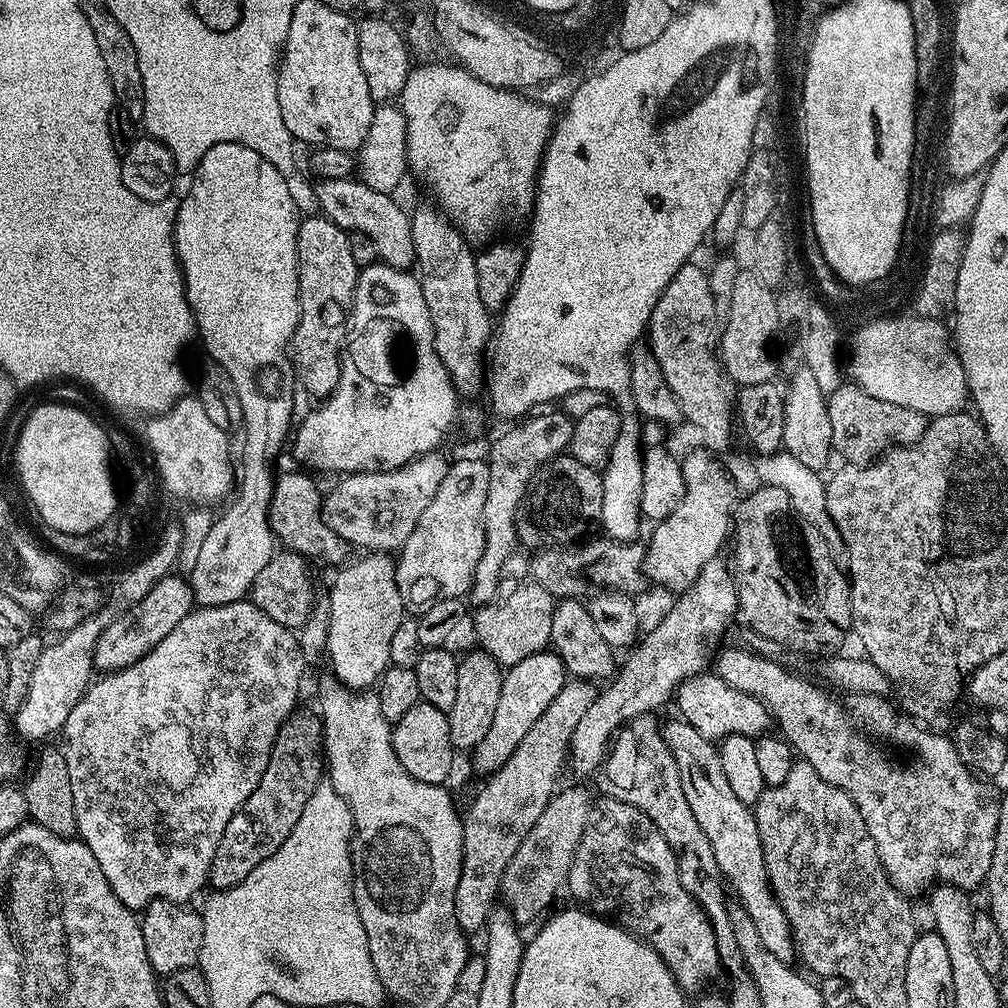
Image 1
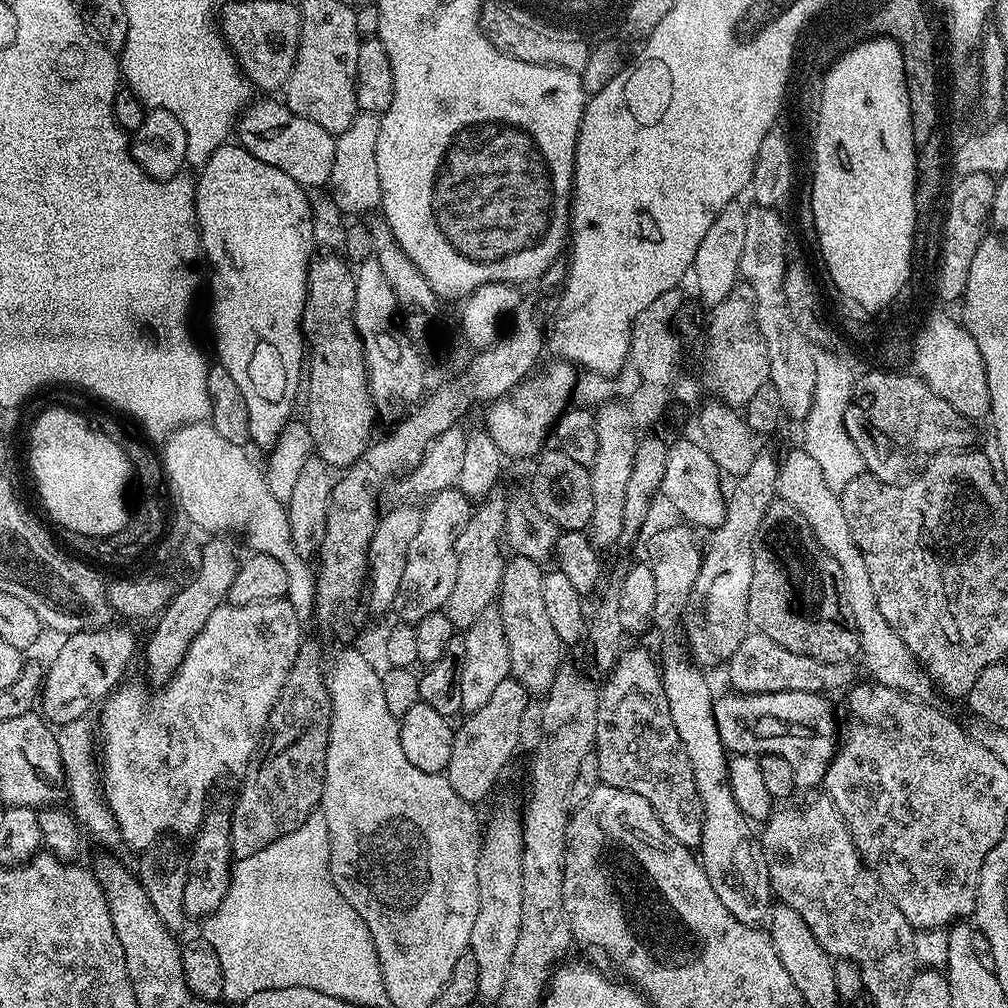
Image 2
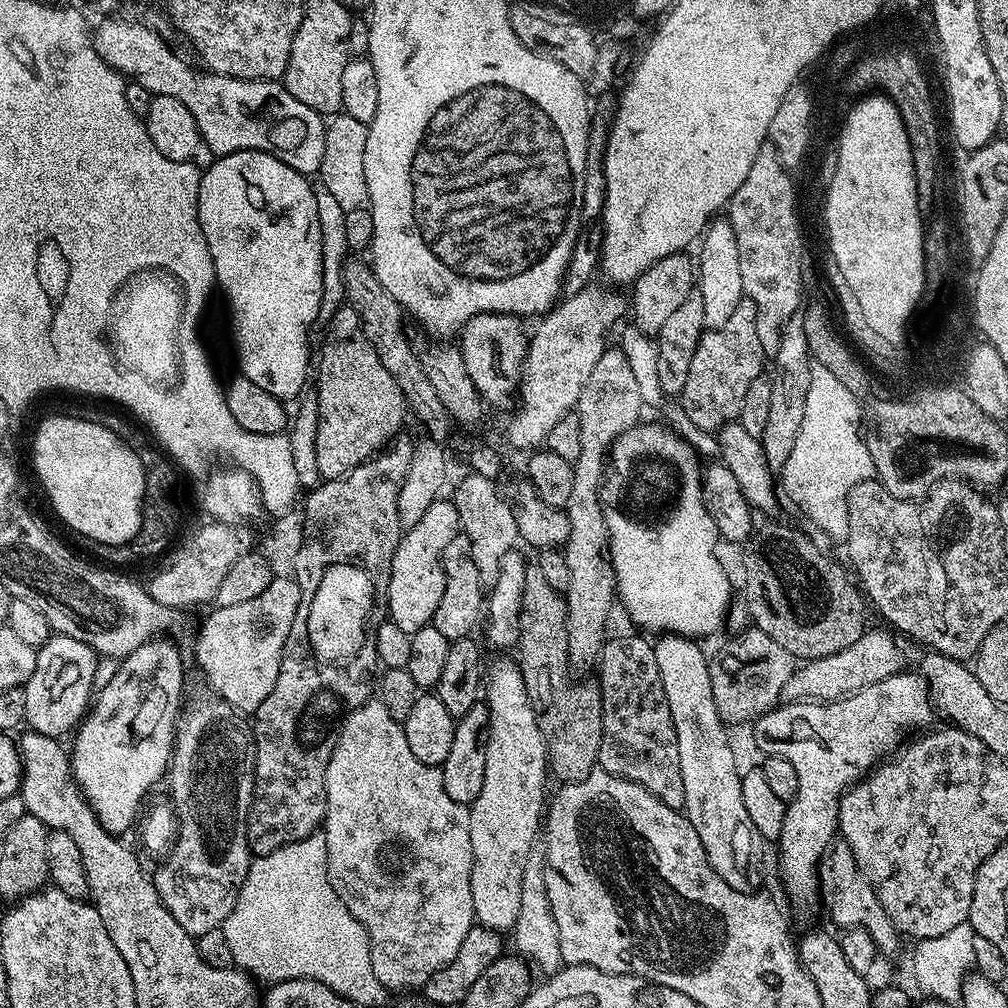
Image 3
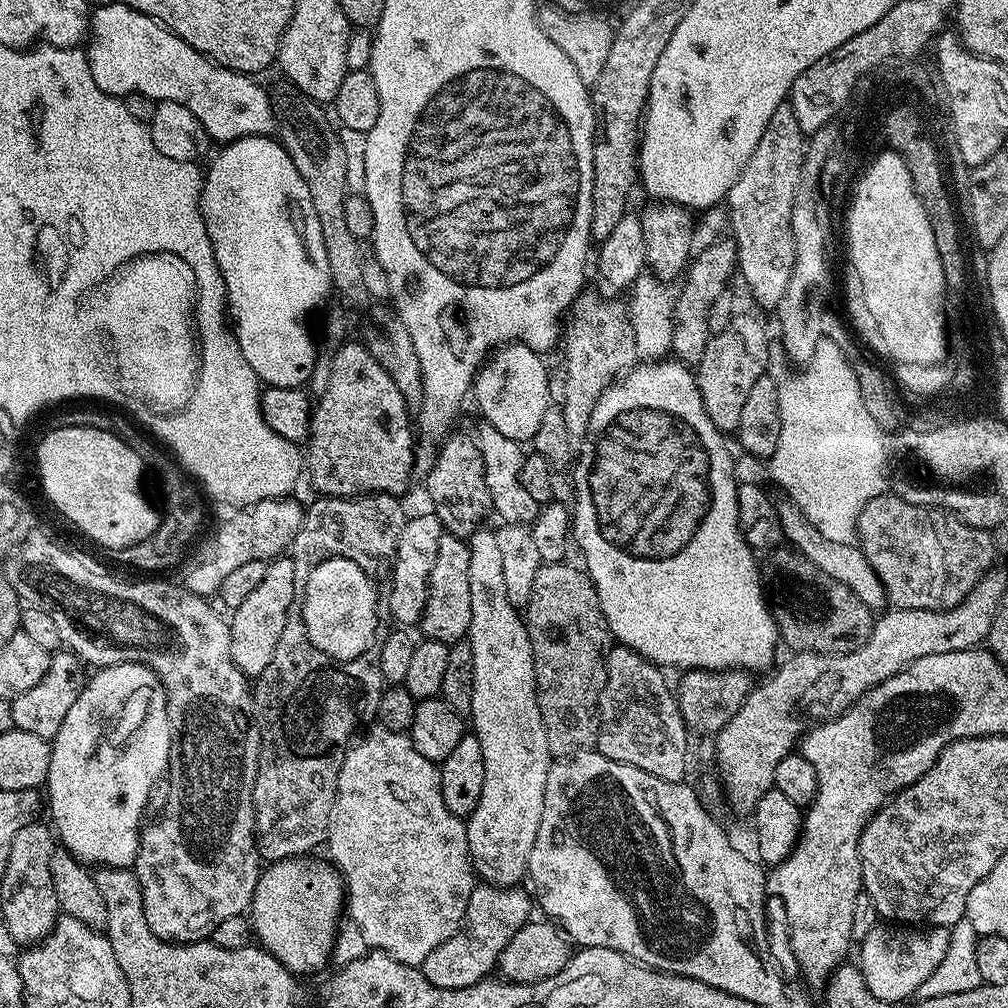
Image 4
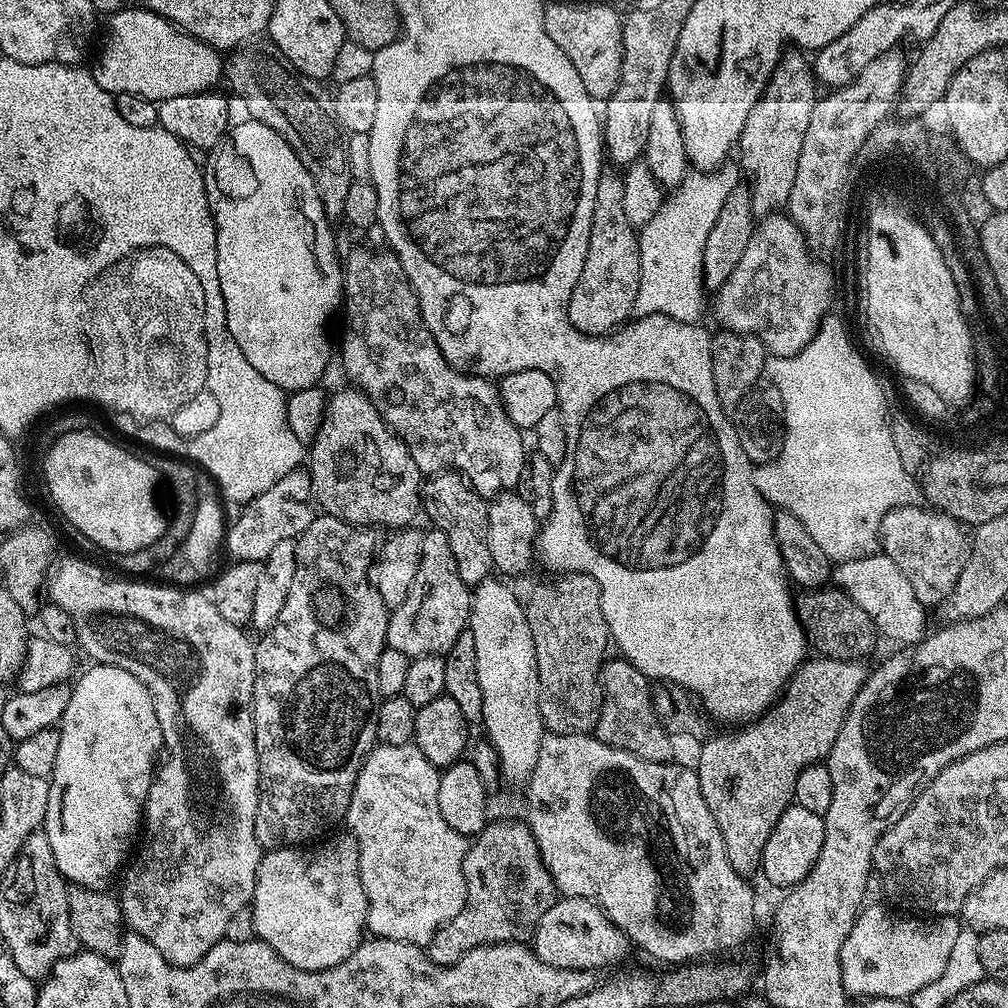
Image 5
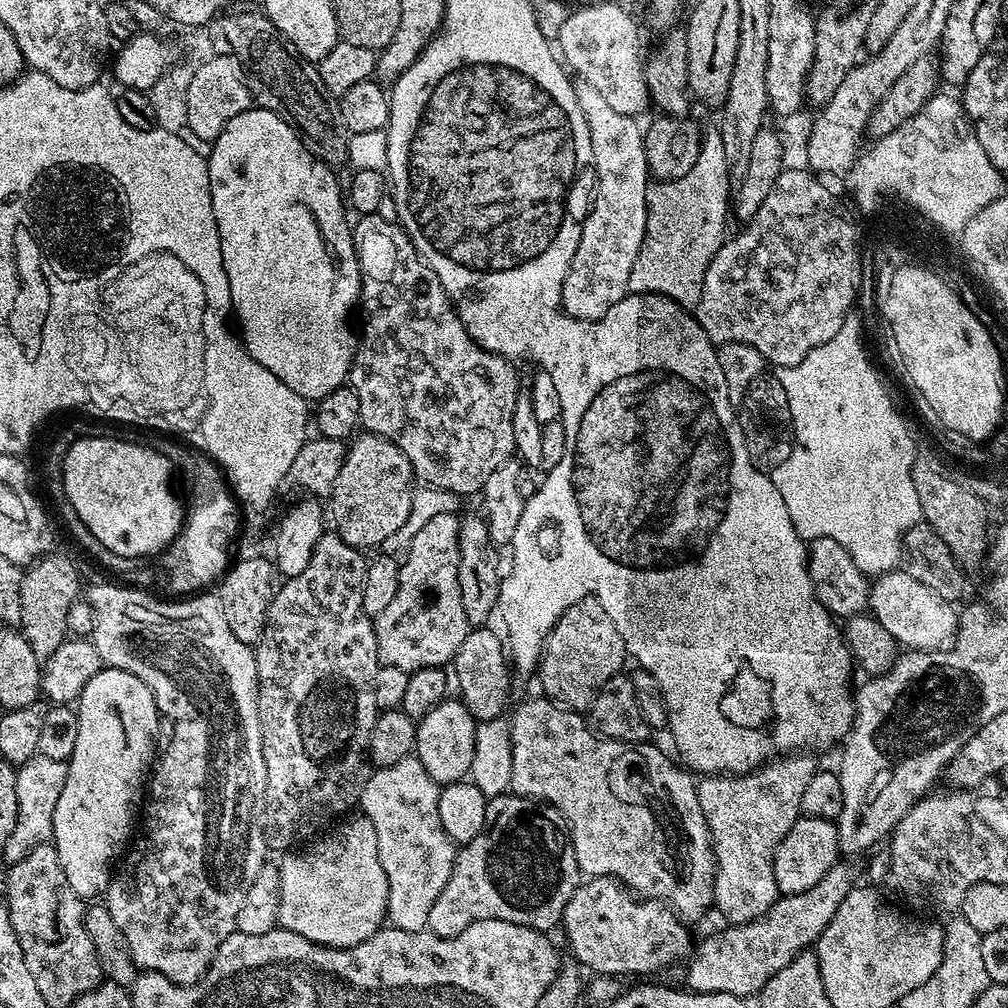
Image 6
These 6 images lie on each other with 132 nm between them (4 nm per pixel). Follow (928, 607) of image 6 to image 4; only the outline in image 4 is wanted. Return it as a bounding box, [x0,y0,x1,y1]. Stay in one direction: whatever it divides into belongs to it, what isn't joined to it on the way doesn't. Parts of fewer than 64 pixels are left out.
[776,503,886,609]

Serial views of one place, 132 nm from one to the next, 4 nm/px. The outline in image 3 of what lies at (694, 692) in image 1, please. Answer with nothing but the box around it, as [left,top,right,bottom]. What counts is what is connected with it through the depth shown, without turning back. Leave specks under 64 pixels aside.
[751,670,934,912]

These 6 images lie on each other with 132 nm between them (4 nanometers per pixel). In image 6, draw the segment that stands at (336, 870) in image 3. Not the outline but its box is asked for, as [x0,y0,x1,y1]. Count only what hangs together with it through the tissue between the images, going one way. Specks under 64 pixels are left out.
[360,755,457,932]

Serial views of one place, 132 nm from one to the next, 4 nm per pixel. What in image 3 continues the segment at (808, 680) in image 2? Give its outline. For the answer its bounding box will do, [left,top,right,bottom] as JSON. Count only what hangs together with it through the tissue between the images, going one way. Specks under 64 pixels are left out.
[708,626,794,726]

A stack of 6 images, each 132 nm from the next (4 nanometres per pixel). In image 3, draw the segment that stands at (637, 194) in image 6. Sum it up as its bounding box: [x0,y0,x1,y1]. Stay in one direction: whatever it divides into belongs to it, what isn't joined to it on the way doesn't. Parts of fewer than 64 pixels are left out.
[562,346,644,673]

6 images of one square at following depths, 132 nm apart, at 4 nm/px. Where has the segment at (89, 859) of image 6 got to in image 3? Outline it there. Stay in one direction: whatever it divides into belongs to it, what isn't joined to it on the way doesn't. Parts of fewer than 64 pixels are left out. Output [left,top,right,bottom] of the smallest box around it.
[70,639,184,834]

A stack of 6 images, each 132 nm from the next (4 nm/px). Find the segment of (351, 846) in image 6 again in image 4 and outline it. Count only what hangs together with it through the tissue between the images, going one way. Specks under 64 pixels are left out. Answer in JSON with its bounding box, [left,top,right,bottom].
[250,856,346,974]

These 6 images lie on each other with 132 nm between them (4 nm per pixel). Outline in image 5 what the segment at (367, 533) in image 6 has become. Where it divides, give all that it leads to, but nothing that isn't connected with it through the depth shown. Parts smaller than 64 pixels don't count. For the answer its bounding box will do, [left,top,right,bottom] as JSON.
[310,386,422,530]

